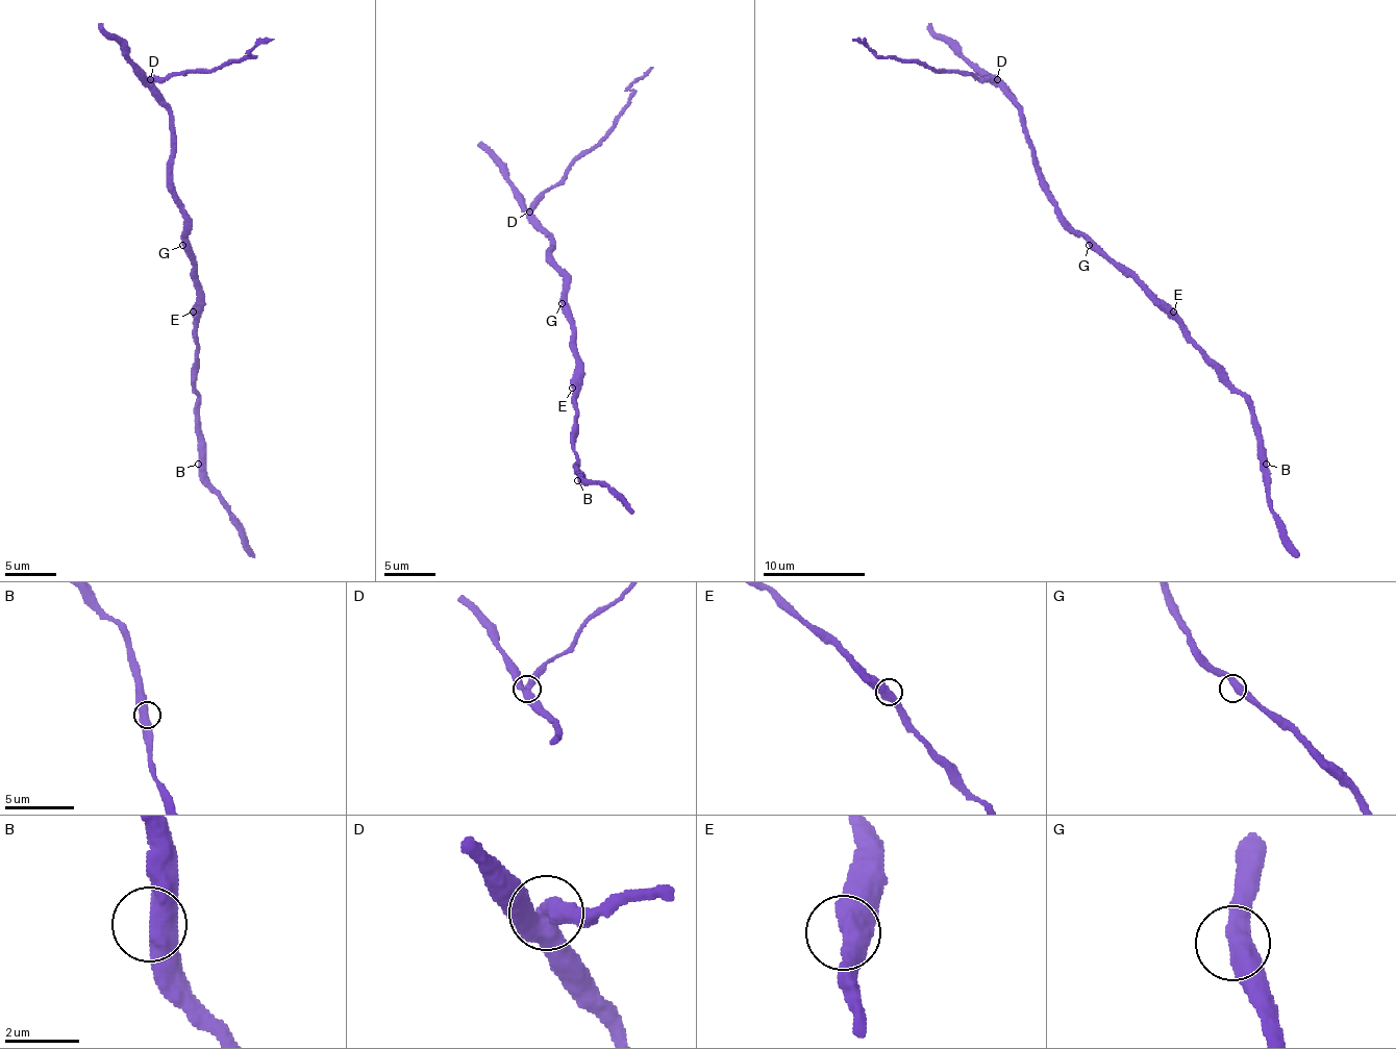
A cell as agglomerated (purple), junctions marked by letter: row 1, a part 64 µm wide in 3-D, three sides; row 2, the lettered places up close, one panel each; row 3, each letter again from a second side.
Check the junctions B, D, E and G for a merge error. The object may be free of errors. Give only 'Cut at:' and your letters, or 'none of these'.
Cut at: D

